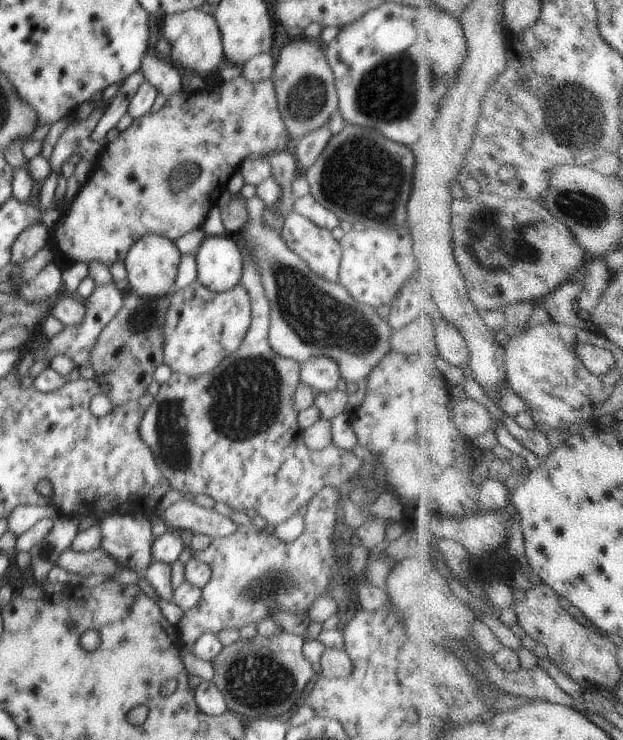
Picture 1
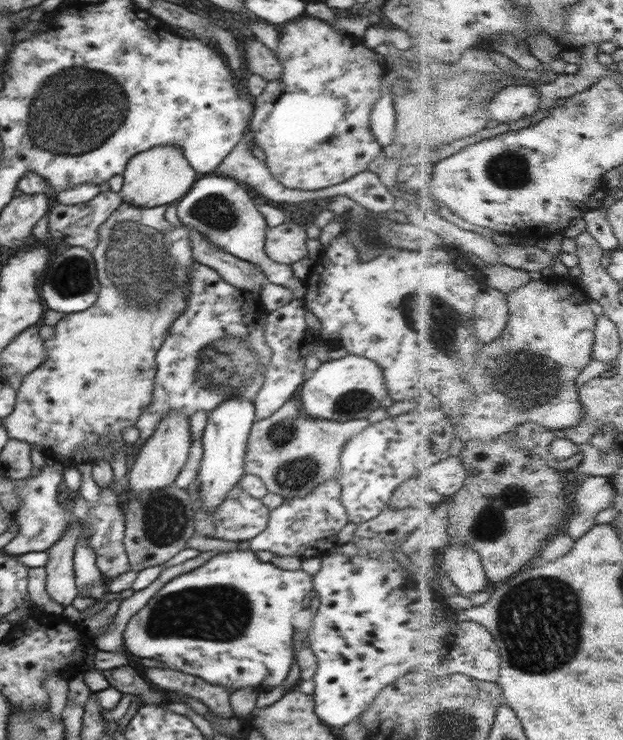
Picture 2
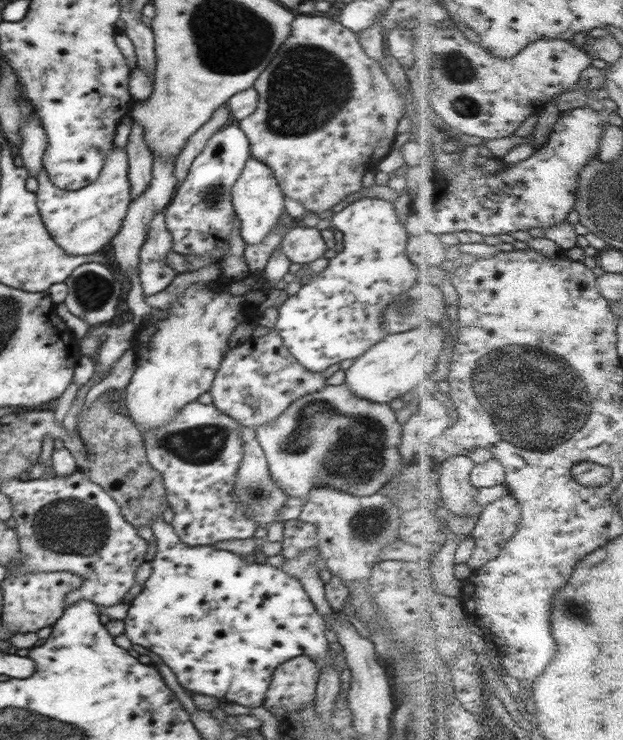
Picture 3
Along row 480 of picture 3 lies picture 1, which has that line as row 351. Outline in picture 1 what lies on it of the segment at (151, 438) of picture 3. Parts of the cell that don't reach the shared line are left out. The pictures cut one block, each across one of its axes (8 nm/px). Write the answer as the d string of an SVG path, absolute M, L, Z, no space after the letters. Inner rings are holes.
M198 280L175 289L163 327L163 362L174 373L186 377L206 374L238 350L250 323L251 300L242 283L219 293L207 289Z

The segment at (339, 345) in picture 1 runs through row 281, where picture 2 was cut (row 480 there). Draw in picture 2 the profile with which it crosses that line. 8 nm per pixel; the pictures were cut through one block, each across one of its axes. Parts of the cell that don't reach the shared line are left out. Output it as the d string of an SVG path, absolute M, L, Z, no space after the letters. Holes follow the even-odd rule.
M296 394L268 418L254 421L246 445L245 474L258 475L258 478L262 476L262 482L265 482L269 492L279 494L286 499L306 496L312 493L316 486L330 479L340 478L342 447L350 437L354 437L370 424L367 418L338 422L306 417L301 412L300 398Z

